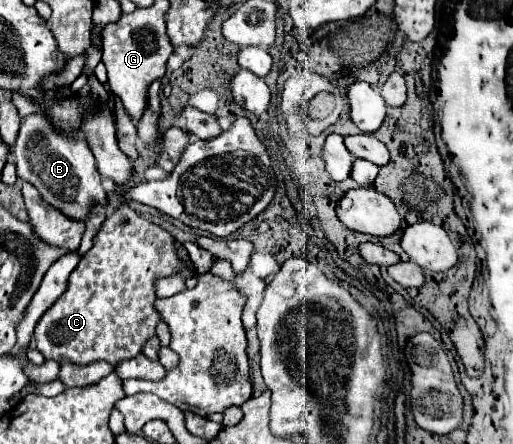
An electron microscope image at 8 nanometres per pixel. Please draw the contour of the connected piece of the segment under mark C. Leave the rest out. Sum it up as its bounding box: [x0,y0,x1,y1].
[35,205,191,367]

